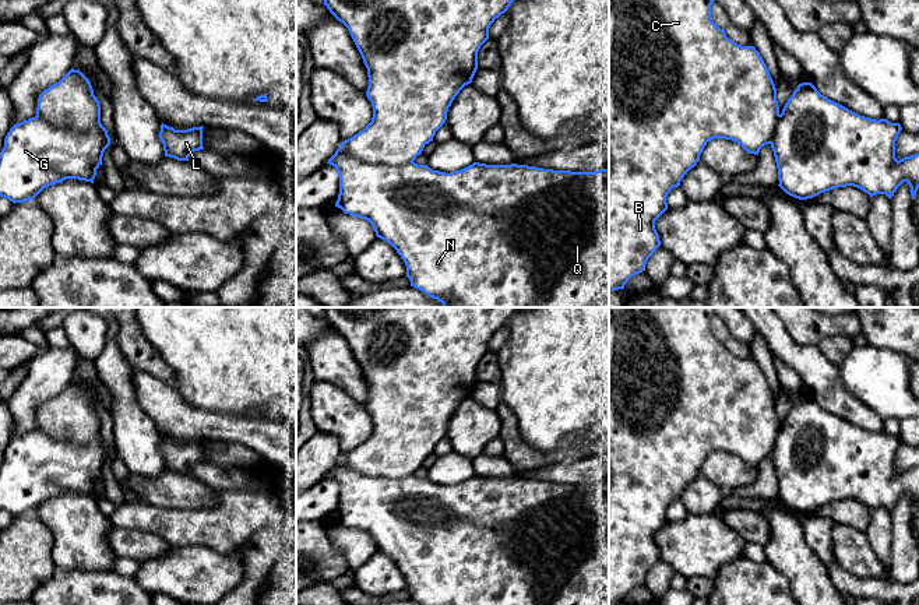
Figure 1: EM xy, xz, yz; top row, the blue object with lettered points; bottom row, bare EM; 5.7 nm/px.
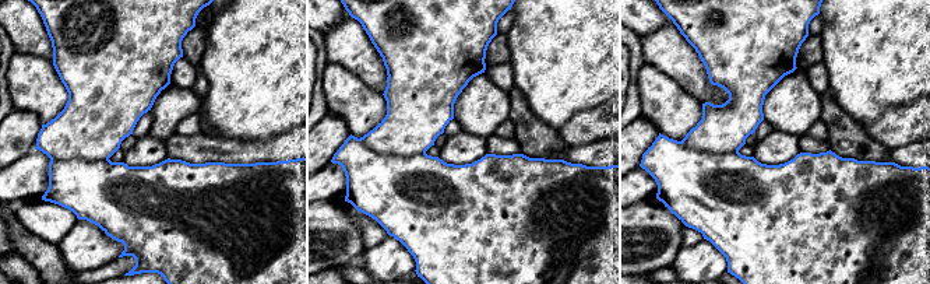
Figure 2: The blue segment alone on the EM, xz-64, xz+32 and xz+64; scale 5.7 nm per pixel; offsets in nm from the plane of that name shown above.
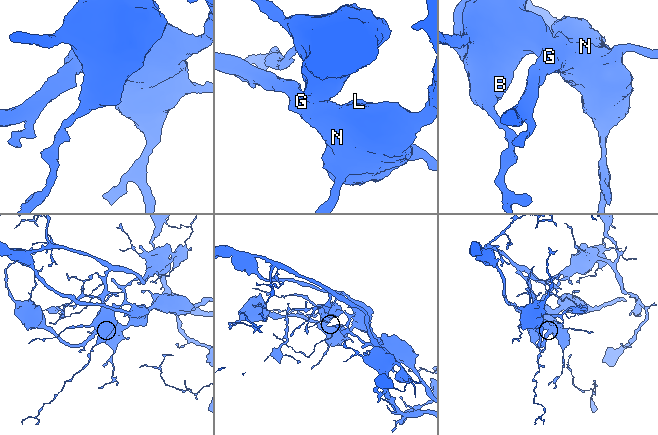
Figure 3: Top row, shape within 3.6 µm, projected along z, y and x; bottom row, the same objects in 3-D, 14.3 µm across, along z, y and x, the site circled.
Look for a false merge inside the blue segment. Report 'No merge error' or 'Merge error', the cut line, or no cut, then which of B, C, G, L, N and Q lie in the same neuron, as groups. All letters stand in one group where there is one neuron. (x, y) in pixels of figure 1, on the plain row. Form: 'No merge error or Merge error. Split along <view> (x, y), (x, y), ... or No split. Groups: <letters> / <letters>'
No merge error. No split. Groups: B C G L N Q

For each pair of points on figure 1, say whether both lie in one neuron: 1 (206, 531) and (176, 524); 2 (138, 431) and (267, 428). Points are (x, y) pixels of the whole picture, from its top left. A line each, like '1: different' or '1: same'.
1: same
2: different

